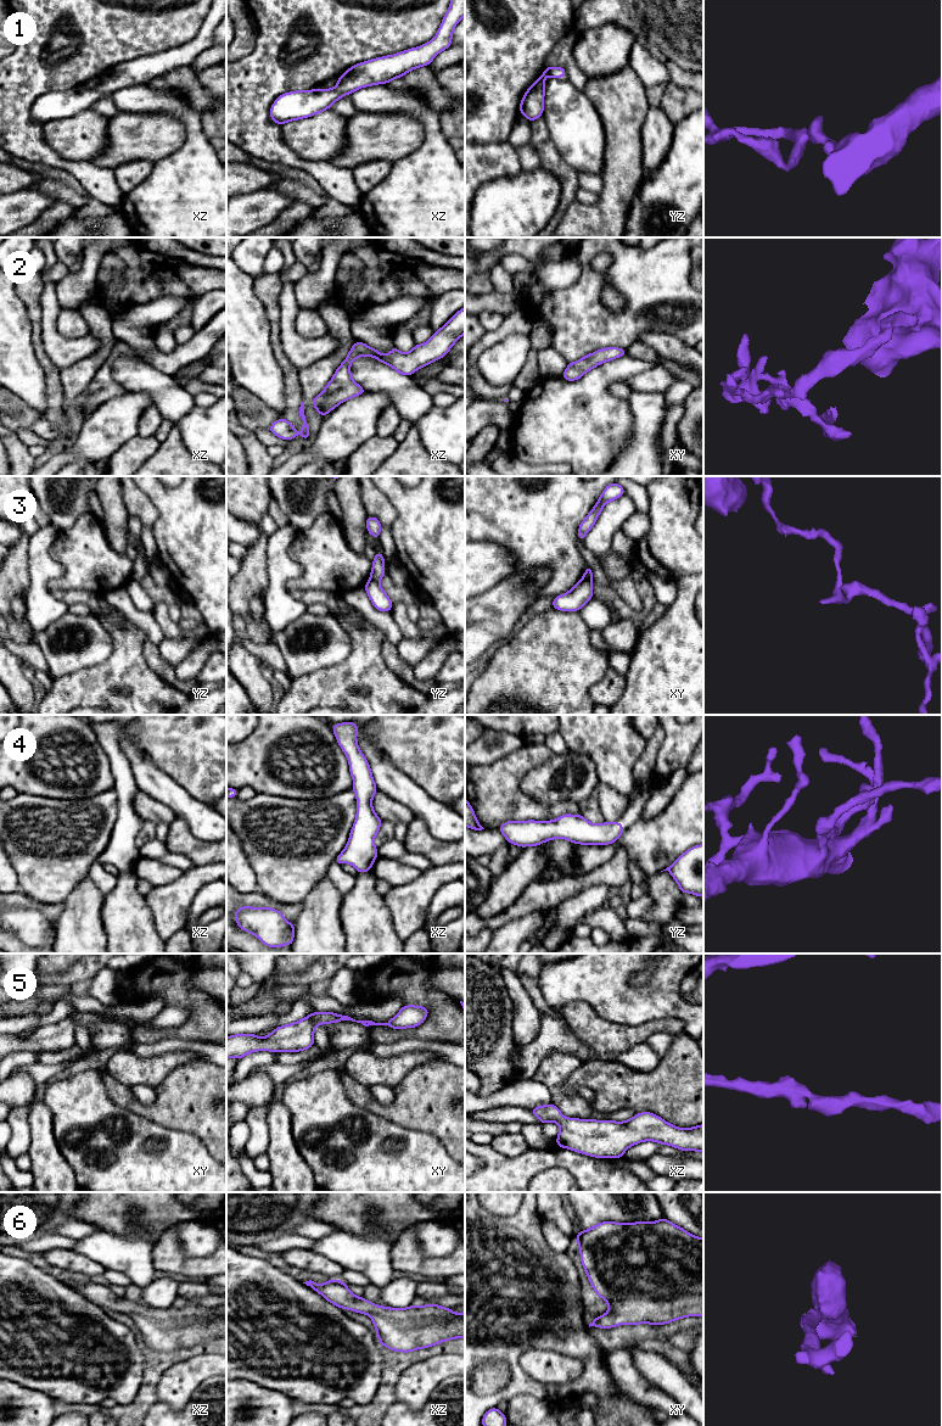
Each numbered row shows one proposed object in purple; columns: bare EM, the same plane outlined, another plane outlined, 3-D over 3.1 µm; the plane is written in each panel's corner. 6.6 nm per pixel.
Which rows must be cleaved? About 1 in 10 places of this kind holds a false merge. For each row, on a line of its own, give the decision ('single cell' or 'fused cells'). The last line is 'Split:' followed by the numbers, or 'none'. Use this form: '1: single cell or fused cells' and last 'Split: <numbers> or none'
1: single cell
2: single cell
3: fused cells
4: single cell
5: single cell
6: single cell
Split: 3

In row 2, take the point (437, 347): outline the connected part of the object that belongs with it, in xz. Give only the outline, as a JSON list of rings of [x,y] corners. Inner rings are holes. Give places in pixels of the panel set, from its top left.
[[[465,307],[456,312],[432,337],[415,345],[408,353],[402,353],[396,346],[385,356],[364,342],[353,343],[343,363],[336,369],[326,387],[313,399],[316,412],[324,418],[342,402],[366,392],[353,381],[351,363],[361,357],[370,356],[382,362],[397,373],[410,376],[417,369],[447,356],[453,345],[465,334]]]

